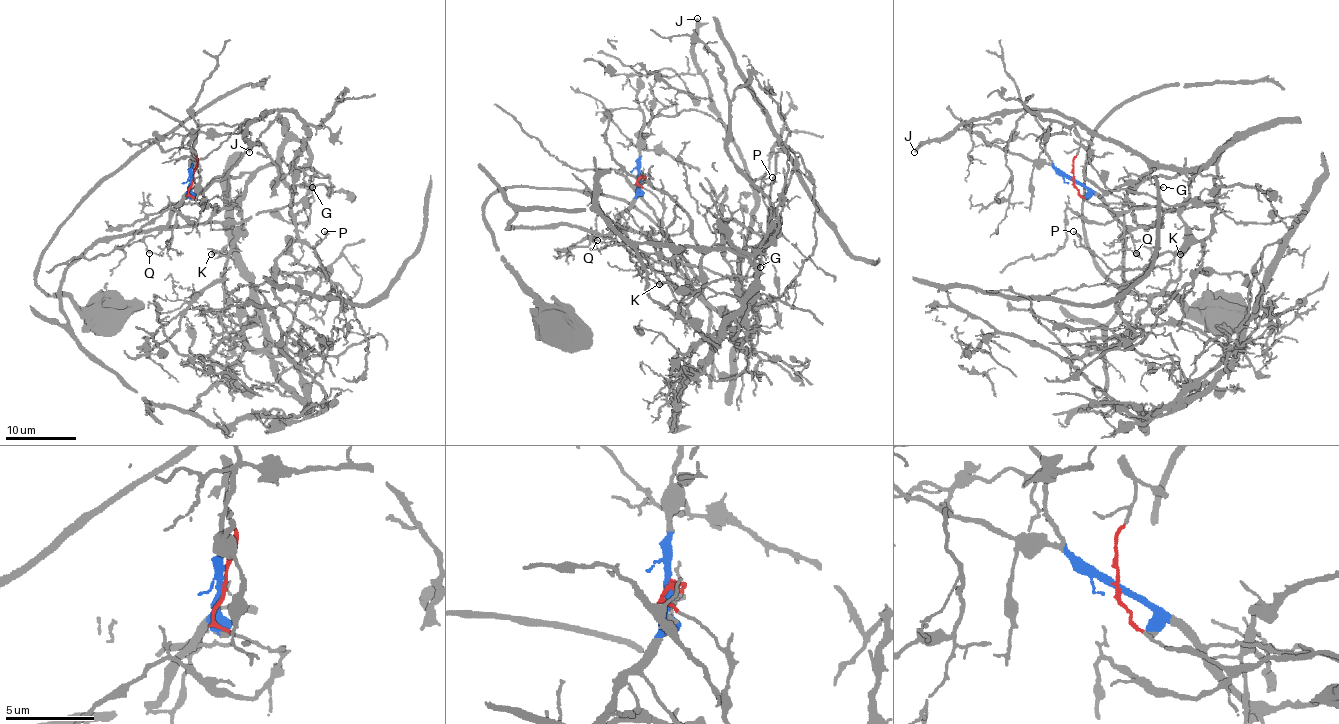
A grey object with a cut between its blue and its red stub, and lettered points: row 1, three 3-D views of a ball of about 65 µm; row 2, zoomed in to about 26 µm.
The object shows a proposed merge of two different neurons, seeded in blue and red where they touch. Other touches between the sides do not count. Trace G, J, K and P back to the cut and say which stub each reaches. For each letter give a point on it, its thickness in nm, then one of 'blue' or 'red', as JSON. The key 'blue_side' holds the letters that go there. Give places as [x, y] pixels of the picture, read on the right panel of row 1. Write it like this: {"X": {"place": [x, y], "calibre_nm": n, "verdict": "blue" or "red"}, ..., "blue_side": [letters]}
{"G": {"place": [1163, 187], "calibre_nm": 90, "verdict": "red"}, "J": {"place": [914, 152], "calibre_nm": 280, "verdict": "red"}, "K": {"place": [1180, 254], "calibre_nm": 200, "verdict": "red"}, "P": {"place": [1073, 231], "calibre_nm": 190, "verdict": "red"}, "blue_side": []}

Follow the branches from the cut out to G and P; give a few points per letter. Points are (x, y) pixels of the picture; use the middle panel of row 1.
G: (640, 178), (663, 206), (687, 288), (738, 338), (758, 311), (744, 257), (759, 267)
P: (640, 178), (663, 206), (687, 288), (726, 320), (742, 317), (736, 281), (766, 241), (772, 178)

